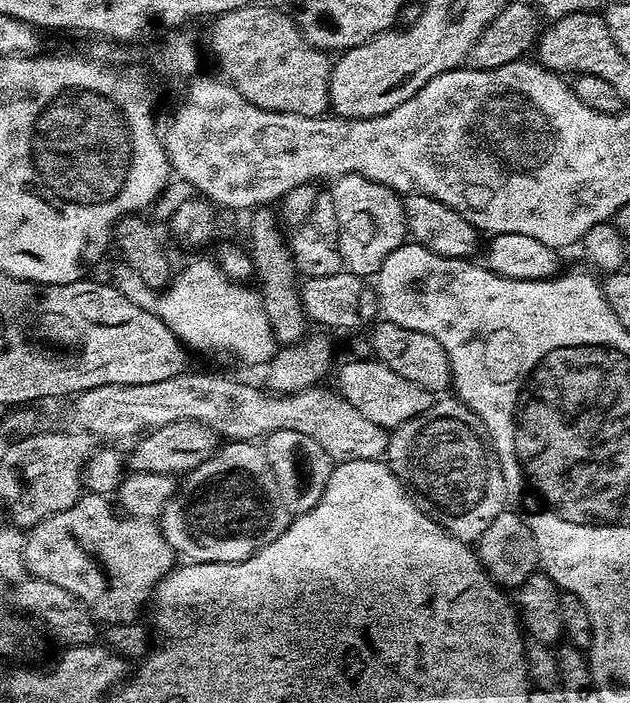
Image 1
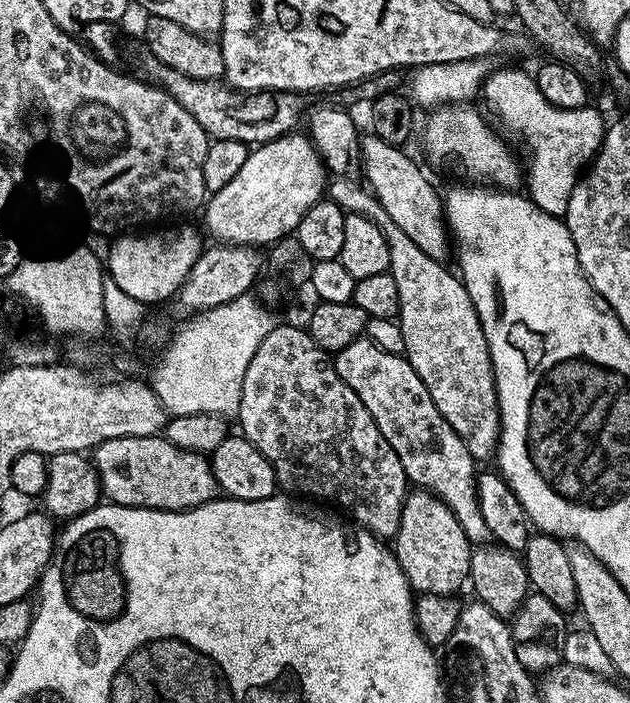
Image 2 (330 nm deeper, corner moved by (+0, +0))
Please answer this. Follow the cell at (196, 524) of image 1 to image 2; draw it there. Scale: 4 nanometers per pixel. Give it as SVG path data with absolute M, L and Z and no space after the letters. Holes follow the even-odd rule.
M160 434L110 438L94 449L94 463L103 495L114 504L131 508L156 508L159 512L185 512L215 500L218 496L211 459L202 452L182 450Z

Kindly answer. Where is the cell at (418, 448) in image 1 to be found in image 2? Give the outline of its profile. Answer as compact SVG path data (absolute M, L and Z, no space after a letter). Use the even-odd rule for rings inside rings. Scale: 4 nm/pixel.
M423 490L409 491L404 497L402 522L394 537L394 551L413 593L434 596L451 596L459 593L459 588L463 584L465 587L468 580L473 547L474 545L466 538L462 526L458 524L458 518L454 518L452 511L438 497Z

